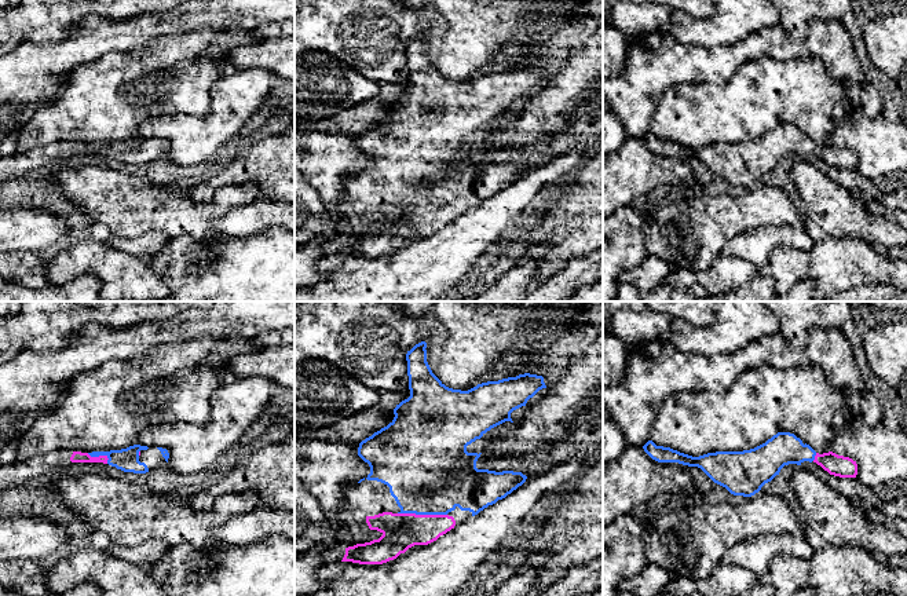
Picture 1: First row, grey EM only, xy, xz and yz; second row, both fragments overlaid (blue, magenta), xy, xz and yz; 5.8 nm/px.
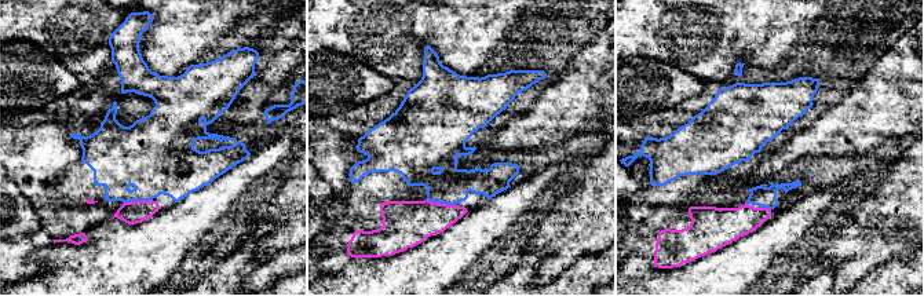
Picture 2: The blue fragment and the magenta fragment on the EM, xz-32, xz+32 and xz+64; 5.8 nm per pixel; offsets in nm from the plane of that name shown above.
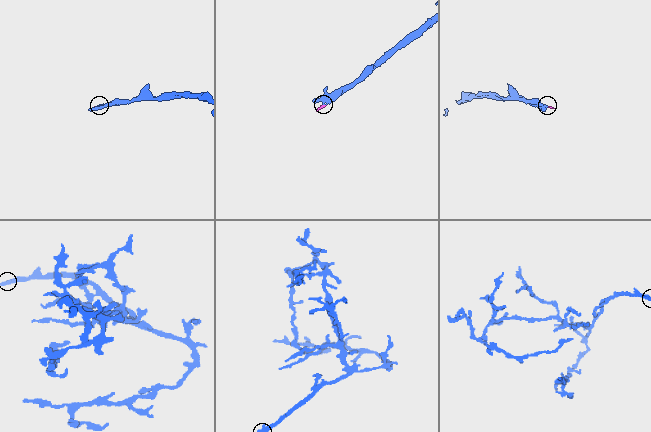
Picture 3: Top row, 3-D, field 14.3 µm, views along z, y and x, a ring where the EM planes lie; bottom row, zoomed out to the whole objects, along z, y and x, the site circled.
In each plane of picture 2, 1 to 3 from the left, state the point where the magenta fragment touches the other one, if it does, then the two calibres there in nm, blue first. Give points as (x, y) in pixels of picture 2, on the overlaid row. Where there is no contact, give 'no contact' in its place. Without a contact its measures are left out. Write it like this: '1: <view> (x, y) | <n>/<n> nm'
1: xz-32 (138, 200) | 380/130 nm
2: xz+32 (441, 203) | 220/280 nm
3: xz+64 (767, 207) | 120/190 nm

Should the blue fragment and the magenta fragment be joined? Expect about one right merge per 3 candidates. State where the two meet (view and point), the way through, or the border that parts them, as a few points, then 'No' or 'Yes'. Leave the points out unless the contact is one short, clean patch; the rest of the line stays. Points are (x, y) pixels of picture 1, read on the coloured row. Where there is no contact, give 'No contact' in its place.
Touches blue at xz (423, 514). Path across: xz (428, 472), (423, 514), (401, 531). Yes

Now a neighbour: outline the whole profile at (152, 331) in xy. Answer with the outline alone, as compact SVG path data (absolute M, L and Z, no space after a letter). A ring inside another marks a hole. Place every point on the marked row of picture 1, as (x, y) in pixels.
M212 301L208 308L186 308L167 321L138 323L124 330L87 325L61 352L37 355L21 351L0 365L0 467L17 462L21 438L44 413L52 412L73 379L110 361L128 362L151 354L158 345L178 344L201 337L257 336L295 328L295 301Z

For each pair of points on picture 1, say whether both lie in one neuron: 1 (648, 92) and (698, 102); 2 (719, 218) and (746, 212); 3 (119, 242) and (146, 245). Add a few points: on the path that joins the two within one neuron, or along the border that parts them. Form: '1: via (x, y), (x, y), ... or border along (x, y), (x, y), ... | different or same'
1: border along (692, 83), (673, 84), (659, 99), (650, 125) | different
2: via (726, 215), (739, 212) | same
3: via (125, 245), (139, 245) | same

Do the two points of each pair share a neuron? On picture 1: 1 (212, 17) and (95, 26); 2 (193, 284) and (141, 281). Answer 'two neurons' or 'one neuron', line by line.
1: one neuron
2: two neurons

